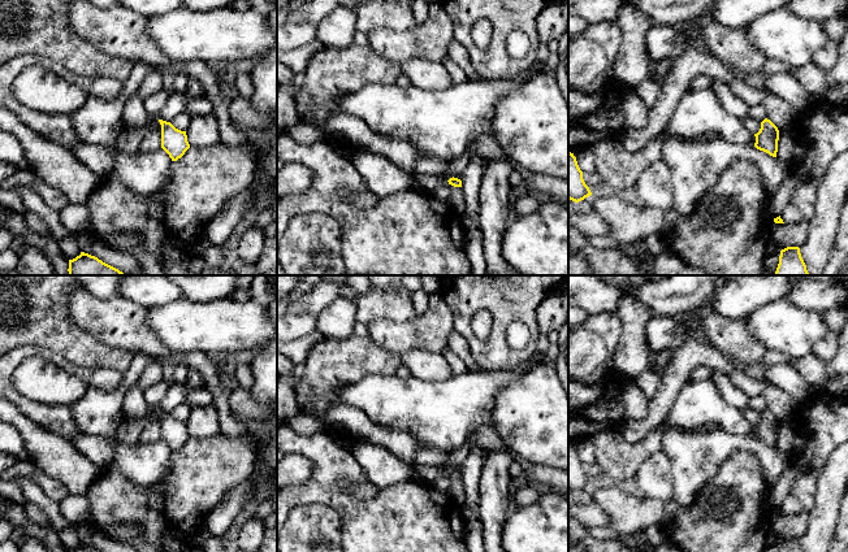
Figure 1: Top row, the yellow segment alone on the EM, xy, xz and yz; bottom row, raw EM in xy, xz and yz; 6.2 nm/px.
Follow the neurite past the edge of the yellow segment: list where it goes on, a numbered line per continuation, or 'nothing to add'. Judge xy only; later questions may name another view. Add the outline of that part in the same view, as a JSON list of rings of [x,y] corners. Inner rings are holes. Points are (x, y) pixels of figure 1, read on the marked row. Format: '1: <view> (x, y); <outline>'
1: xy (99, 121); [[[134,62],[116,99],[103,100],[87,95],[82,108],[69,116],[81,142],[103,145],[113,153],[114,166],[109,174],[137,195],[159,191],[172,164],[172,158],[163,148],[144,155],[126,155],[116,148],[116,140],[124,127],[122,110],[126,100],[138,91],[151,70],[152,68],[144,62]]]

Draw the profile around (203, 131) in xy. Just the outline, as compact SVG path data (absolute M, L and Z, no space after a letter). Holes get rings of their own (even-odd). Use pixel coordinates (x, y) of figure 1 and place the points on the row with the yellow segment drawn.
M213 113L191 117L186 135L190 147L195 148L211 147L221 142L219 121Z

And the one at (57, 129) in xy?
M21 55L0 66L0 107L12 112L23 125L39 136L64 148L73 148L81 139L77 136L72 119L65 114L47 114L29 109L12 92L14 81L29 66L42 66L60 75L72 75L74 83L82 87L86 95L103 100L116 99L124 82L108 77L85 77L72 73L59 62L39 55Z

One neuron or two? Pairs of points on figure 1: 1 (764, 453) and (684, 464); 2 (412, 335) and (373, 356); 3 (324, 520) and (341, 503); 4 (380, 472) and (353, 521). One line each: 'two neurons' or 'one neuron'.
1: one neuron
2: two neurons
3: two neurons
4: two neurons

